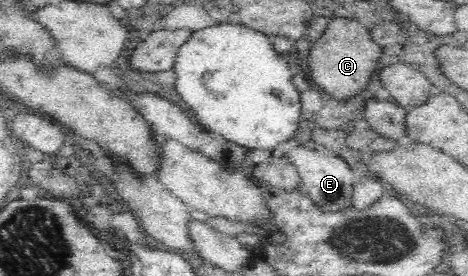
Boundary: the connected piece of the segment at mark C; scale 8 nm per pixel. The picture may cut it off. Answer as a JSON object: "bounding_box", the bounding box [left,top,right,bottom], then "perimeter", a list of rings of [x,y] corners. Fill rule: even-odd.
{"bounding_box":[308,17,381,100],"perimeter":[[[335,17],[330,19],[323,36],[320,36],[311,48],[308,62],[311,80],[320,86],[321,92],[337,100],[347,100],[349,96],[361,92],[367,84],[371,74],[378,70],[375,68],[381,47],[370,39],[369,31],[357,19]]]}

